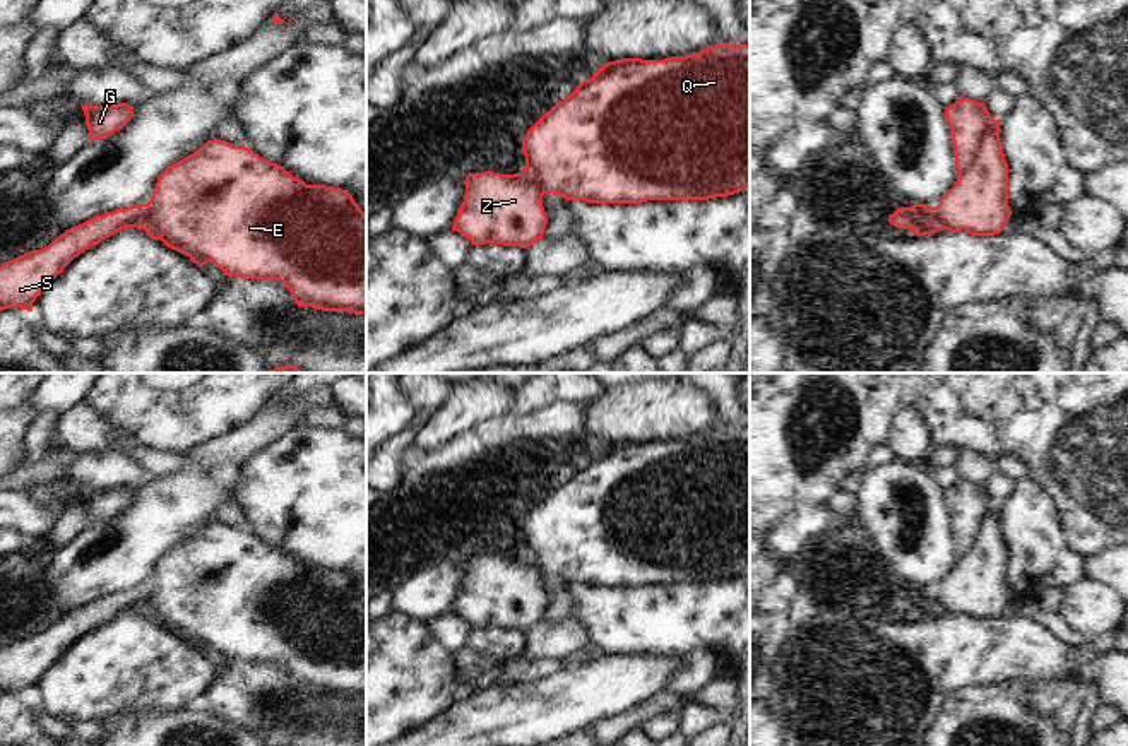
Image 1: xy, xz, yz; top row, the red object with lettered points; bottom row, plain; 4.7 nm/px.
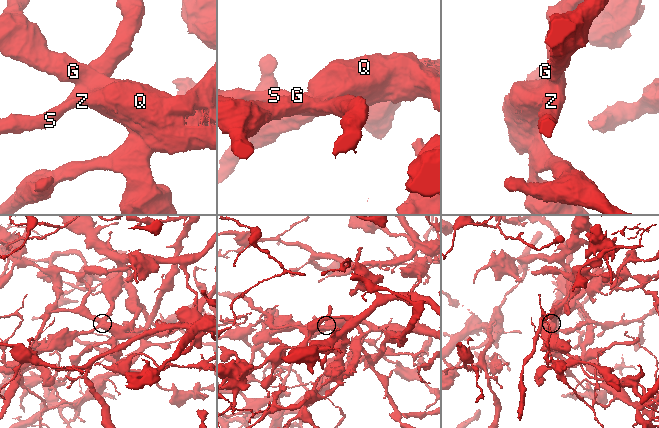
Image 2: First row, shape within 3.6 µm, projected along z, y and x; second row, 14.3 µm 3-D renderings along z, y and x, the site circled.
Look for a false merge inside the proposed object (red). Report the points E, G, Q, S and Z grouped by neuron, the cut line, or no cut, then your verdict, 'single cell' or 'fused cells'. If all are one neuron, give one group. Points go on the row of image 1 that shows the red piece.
E G Q / S Z | yz (991, 117), (979, 153), (959, 175) | fused cells

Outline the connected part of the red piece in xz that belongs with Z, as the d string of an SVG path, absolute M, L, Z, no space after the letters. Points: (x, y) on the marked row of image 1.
M469 173L452 231L476 246L493 243L527 248L543 238L548 224L543 195L524 173Z

